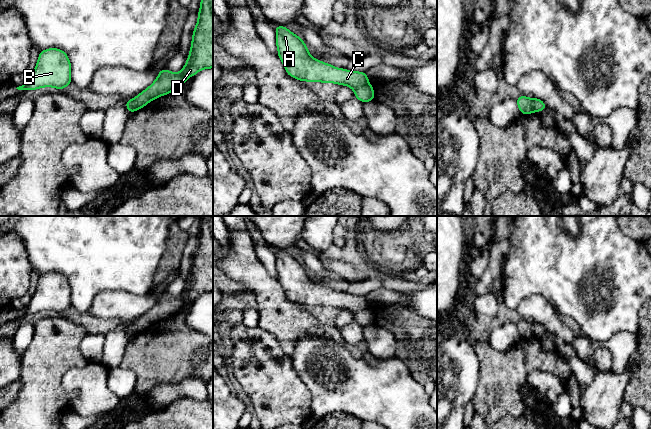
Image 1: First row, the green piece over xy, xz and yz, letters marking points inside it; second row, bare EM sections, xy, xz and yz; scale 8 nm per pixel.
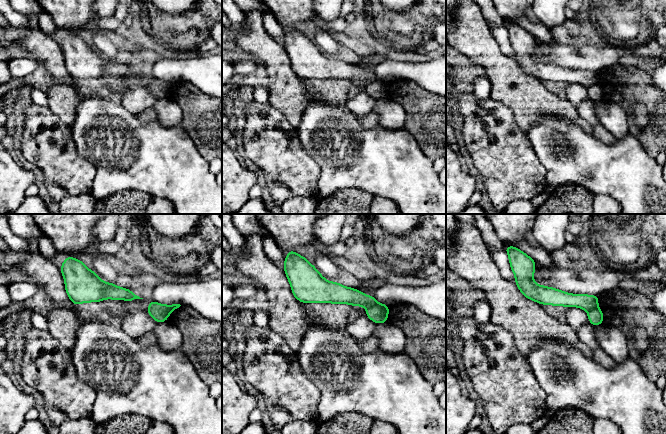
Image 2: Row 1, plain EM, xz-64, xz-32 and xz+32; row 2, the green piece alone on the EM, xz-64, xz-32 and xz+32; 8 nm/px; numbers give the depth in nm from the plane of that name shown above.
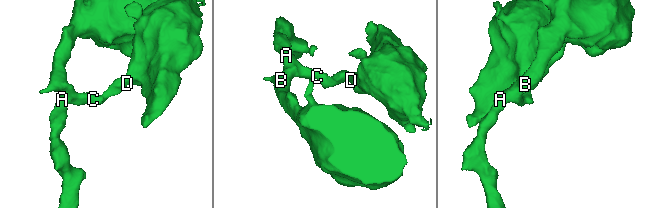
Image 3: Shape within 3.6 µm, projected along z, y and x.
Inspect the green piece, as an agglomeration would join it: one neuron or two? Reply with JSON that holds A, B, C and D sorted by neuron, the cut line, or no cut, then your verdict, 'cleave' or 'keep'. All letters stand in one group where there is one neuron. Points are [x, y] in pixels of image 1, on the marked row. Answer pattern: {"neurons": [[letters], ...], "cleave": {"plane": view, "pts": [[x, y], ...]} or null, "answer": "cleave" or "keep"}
{"neurons": [["A", "B", "C"], ["D"]], "cleave": {"plane": "xz", "pts": [[367, 82], [354, 89]]}, "answer": "cleave"}

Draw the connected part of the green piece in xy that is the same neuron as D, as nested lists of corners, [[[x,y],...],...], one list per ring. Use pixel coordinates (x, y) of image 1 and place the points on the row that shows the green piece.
[[[201,0],[190,48],[187,62],[179,73],[162,69],[156,80],[132,99],[136,110],[160,96],[173,92],[200,70],[213,68],[213,0]]]

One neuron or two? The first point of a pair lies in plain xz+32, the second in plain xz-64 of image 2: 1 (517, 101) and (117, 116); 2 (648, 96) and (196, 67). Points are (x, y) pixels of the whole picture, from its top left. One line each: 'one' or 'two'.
1: two
2: two

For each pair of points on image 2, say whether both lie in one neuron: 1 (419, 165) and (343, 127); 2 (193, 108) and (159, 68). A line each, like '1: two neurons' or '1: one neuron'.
1: one neuron
2: two neurons

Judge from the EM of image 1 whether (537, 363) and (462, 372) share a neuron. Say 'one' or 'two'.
two

